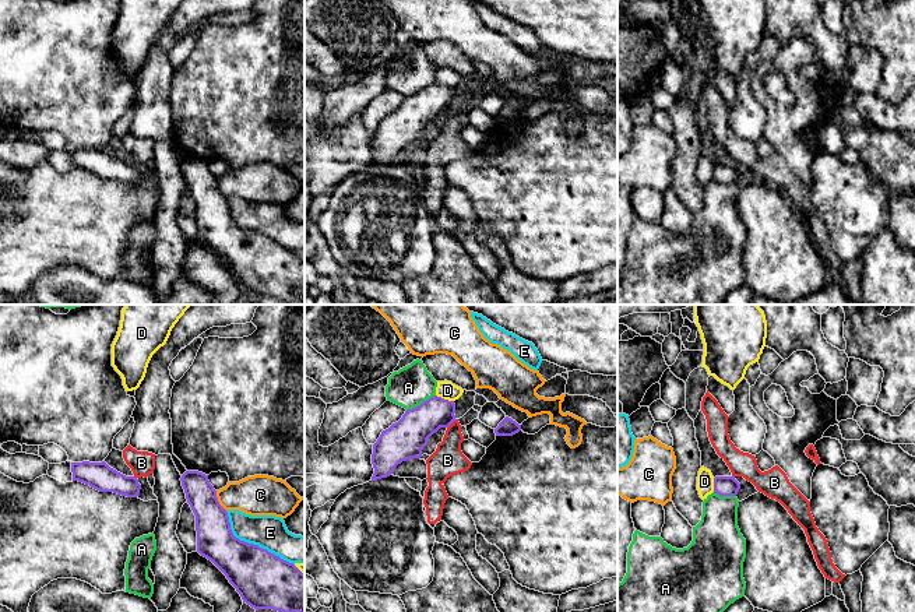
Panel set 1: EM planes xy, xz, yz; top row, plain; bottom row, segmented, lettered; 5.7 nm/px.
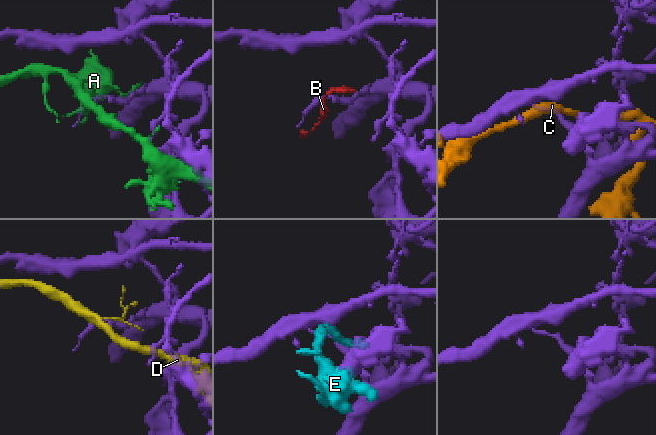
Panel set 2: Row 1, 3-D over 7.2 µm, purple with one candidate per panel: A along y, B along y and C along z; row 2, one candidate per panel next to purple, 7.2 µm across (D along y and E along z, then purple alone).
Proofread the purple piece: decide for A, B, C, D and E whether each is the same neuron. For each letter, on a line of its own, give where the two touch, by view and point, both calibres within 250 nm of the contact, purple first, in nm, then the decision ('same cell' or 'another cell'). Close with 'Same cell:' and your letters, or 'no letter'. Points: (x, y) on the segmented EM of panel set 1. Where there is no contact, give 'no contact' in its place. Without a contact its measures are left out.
A: meets purple in xz at (422, 403); 220 nm thick on the purple side, 240 nm on the other; another cell
B: meets purple in xz at (451, 422); 200 nm thick on the purple side, 180 nm on the other; another cell
C: meets purple in xy at (218, 502); 220 nm thick on the purple side, 240 nm on the other; another cell
D: meets purple in xz at (443, 398); 200 nm thick on the purple side, 100 nm on the other; another cell
E: meets purple in xy at (253, 544); 320 nm thick on the purple side, 200 nm on the other; another cell
Same cell: no letter

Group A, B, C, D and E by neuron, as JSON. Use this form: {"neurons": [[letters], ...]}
{"neurons": [["A"], ["B"], ["C"], ["D"], ["E"]]}

